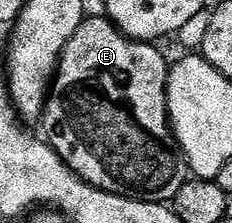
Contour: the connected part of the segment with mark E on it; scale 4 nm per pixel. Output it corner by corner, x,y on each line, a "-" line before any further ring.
86,16
61,52
51,92
45,98
44,140
69,164
71,172
96,189
136,201
172,202
191,174
169,123
170,62
165,62
156,44
131,40
108,16
100,16

